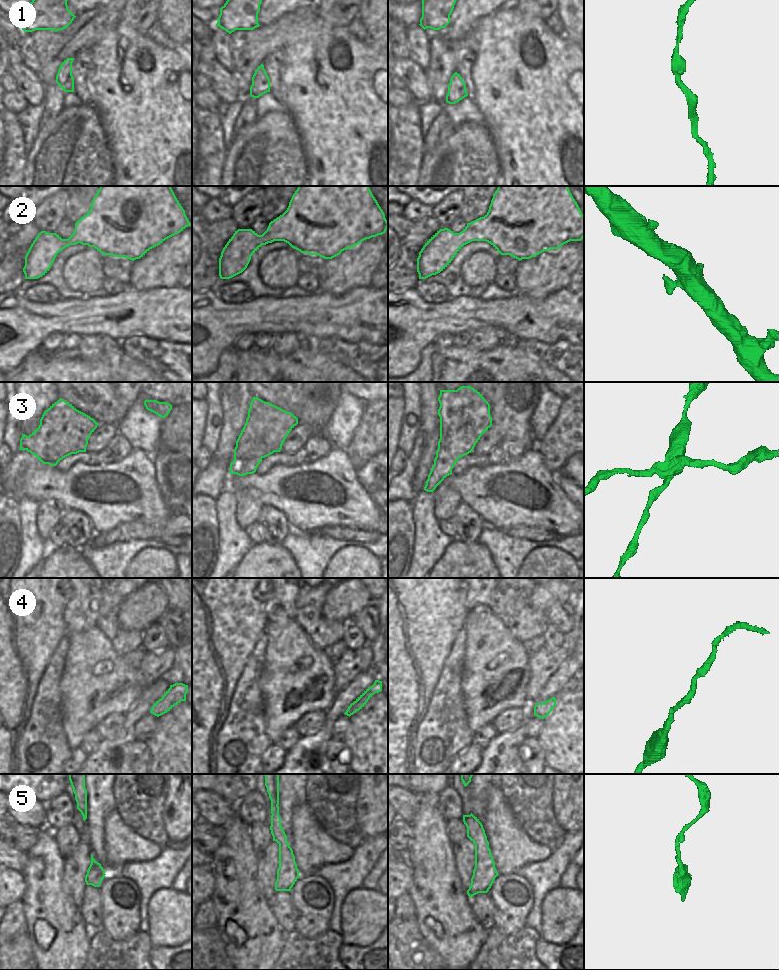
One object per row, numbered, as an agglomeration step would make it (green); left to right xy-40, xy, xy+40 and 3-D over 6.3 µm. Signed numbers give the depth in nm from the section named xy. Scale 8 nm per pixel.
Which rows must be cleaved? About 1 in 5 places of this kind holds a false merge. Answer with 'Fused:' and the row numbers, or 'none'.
Fused: 3

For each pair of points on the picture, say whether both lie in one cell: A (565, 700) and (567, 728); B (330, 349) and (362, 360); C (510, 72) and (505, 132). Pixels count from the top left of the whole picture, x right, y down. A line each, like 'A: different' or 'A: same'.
A: same
B: same
C: same

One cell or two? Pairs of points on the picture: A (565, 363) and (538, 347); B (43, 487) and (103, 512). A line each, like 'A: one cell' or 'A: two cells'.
A: one cell
B: one cell

